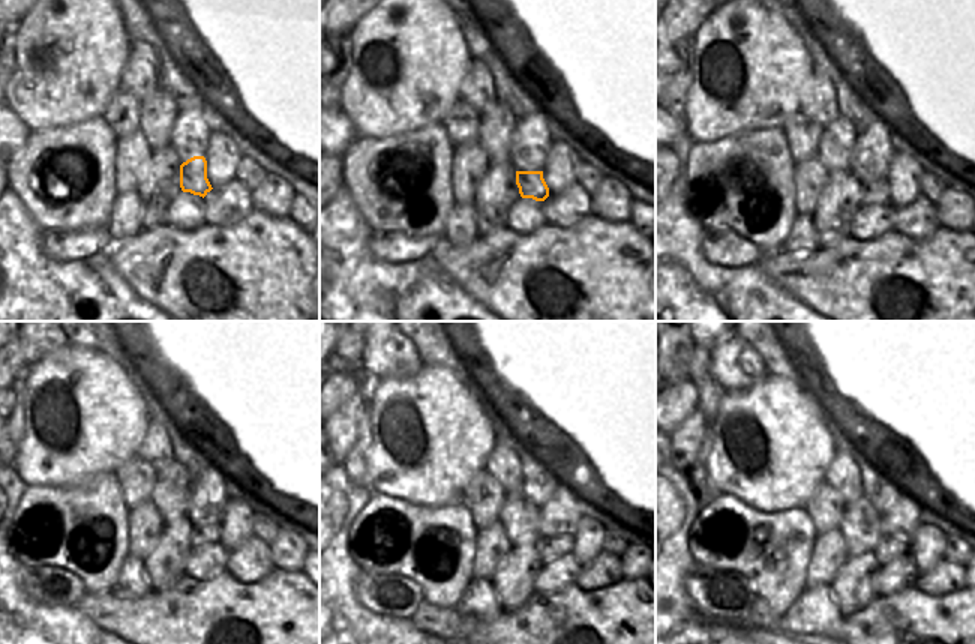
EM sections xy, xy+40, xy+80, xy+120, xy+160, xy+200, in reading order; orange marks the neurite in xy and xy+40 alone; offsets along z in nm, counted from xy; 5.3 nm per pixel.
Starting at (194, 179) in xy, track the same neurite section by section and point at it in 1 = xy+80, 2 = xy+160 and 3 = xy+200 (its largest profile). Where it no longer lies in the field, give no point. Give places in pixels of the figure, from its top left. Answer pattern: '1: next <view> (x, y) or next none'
1: next xy+80 (876, 192)
2: next xy+160 (549, 548)
3: next xy+200 (890, 548)

